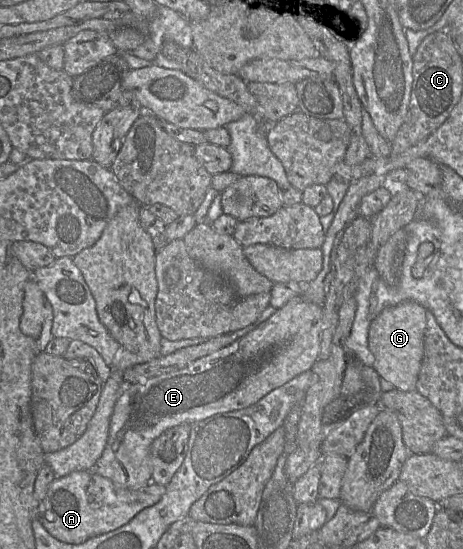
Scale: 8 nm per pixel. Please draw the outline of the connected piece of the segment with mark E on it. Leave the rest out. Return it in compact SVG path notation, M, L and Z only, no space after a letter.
M300 294L229 346L201 357L181 370L149 378L145 382L129 386L115 403L110 420L108 440L93 471L110 479L116 485L131 490L148 485L152 482L150 446L158 436L167 429L183 423L192 424L219 413L249 407L272 390L284 385L299 374L311 370L320 356L323 323L323 305L312 303Z

